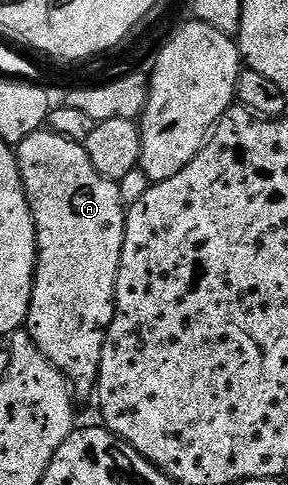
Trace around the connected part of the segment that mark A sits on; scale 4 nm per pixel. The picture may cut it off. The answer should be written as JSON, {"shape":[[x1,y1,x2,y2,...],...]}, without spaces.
{"shape":[[43,129,32,133,32,137,24,137,24,141,17,144,16,154,38,242,32,301,24,327,30,332,32,341,36,341,36,349,40,349,40,353,44,353,48,361,56,365,56,369,68,380,73,394,79,400,89,395,91,398,98,386,106,330,114,320,114,290,124,249,128,207,123,200,121,186,96,173,96,165,92,165,83,144,68,141,55,131]]}

